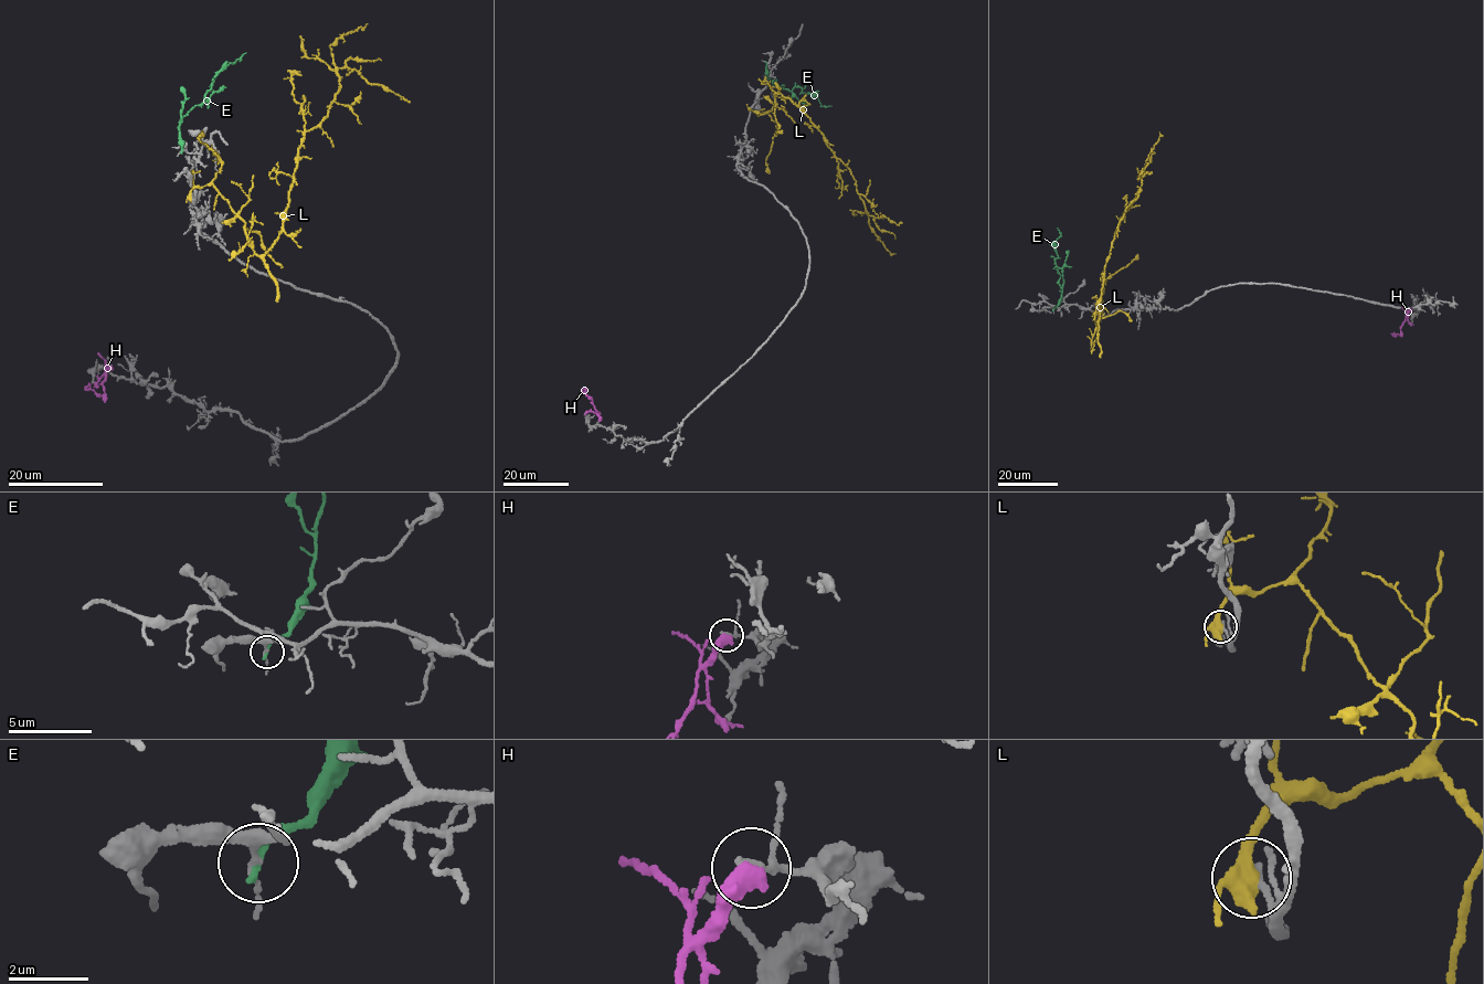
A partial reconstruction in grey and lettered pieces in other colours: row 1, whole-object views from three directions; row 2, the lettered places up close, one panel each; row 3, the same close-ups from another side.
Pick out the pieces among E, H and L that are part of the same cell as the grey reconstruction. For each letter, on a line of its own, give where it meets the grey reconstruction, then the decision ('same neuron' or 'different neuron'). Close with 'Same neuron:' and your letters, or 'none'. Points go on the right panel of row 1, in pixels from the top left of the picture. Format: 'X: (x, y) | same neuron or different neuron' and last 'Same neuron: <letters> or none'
E: (1053, 309) | different neuron
H: (1411, 308) | different neuron
L: (1103, 314) | different neuron
Same neuron: none

